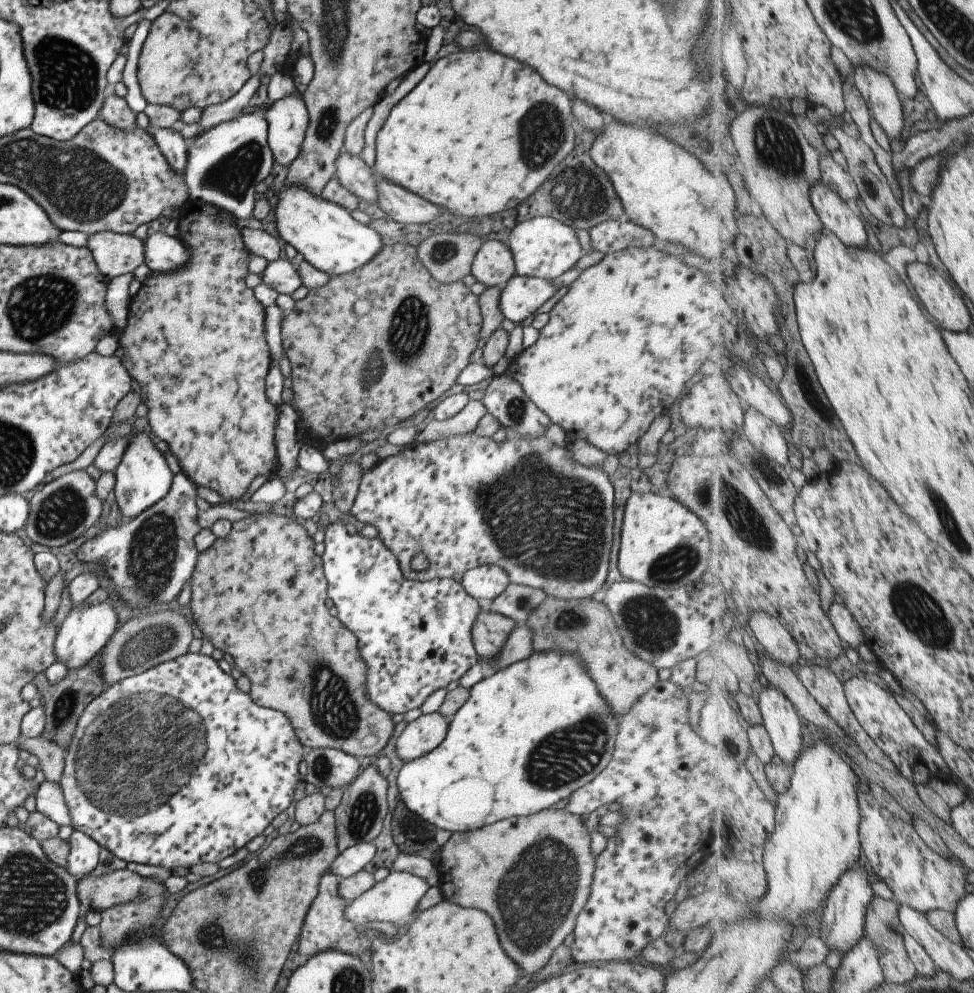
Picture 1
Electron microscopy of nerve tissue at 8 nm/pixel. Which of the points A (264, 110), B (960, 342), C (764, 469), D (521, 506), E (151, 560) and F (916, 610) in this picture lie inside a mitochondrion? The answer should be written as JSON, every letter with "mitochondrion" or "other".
{"A":"other","B":"other","C":"mitochondrion","D":"mitochondrion","E":"mitochondrion","F":"mitochondrion"}

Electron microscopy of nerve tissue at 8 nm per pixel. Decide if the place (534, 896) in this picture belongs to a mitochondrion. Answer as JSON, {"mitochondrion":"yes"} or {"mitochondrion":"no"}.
{"mitochondrion":"yes"}

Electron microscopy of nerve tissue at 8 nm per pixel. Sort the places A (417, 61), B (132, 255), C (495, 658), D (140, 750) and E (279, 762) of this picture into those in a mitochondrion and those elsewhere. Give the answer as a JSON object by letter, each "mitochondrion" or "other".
{"A":"other","B":"other","C":"other","D":"mitochondrion","E":"other"}

